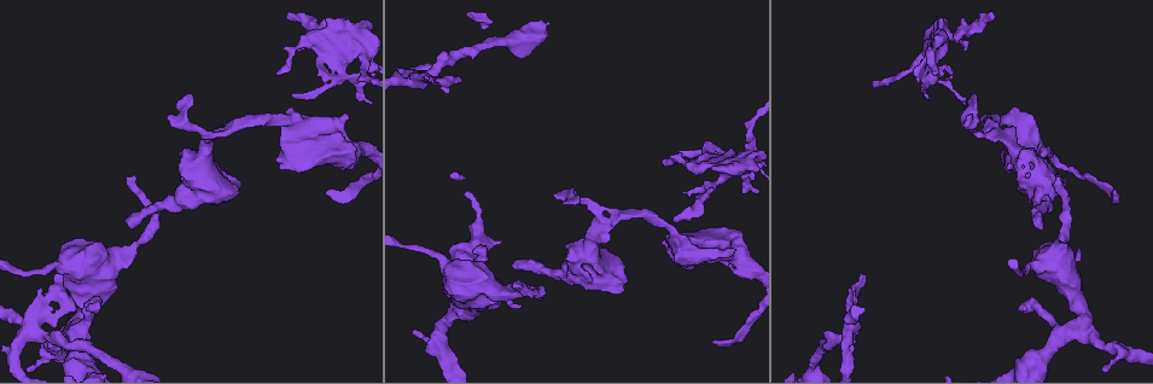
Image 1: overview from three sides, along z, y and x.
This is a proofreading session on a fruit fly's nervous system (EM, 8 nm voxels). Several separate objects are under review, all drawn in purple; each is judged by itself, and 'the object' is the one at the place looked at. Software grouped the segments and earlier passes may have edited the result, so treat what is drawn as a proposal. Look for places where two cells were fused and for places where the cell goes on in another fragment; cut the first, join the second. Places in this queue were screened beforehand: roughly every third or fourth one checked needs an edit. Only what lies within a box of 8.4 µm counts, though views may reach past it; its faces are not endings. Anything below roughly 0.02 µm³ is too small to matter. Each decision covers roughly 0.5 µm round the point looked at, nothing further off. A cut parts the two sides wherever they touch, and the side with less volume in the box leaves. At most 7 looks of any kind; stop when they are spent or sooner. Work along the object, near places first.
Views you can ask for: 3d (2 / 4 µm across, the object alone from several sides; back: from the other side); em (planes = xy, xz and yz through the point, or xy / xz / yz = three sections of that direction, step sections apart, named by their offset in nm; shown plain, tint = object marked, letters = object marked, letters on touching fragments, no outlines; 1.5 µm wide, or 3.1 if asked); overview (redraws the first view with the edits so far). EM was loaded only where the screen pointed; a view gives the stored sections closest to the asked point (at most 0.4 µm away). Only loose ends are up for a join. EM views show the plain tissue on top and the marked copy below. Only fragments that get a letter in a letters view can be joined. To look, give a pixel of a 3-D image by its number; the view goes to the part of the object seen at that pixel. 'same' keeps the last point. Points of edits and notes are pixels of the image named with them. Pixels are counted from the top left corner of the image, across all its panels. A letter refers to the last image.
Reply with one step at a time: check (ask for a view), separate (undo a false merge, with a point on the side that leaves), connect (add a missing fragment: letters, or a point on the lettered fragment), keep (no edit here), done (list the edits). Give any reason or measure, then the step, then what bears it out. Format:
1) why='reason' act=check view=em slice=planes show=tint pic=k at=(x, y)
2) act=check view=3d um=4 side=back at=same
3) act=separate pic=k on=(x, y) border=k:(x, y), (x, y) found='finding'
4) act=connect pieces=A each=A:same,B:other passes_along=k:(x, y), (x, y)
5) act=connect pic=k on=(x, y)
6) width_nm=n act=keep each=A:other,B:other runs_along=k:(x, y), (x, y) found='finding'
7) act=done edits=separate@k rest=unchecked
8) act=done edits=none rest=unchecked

why='thin end' act=check view=em slice=planes show=letters pic=1 at=(325, 193)

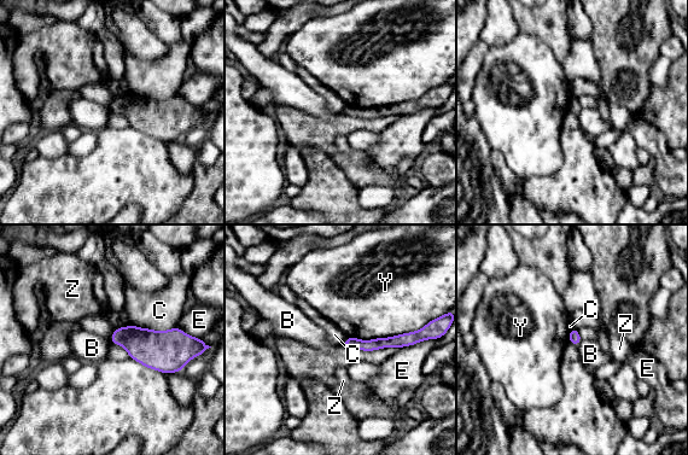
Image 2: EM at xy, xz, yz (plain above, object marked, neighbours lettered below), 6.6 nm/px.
act=keep each=B:other,C:other,E:other,Y:other,Z:other runs_along=2:(413, 336), (375, 344), (347, 343) found='no lettered fragment goes on from it'

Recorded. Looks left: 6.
why='stops while still wide' act=check view=3d um=2 pic=1 at=(280, 163)

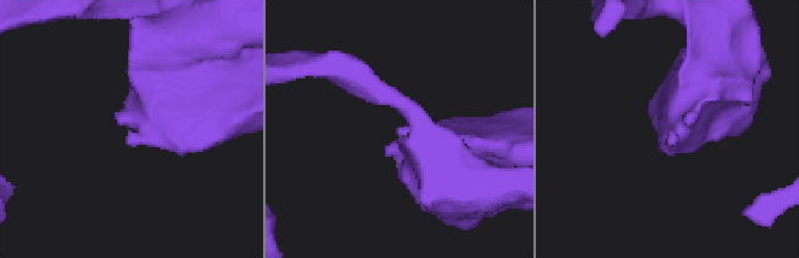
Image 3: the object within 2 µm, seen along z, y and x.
why='need the tissue' act=check view=em slice=xy step=4 show=letters pic=3 at=(126, 137)

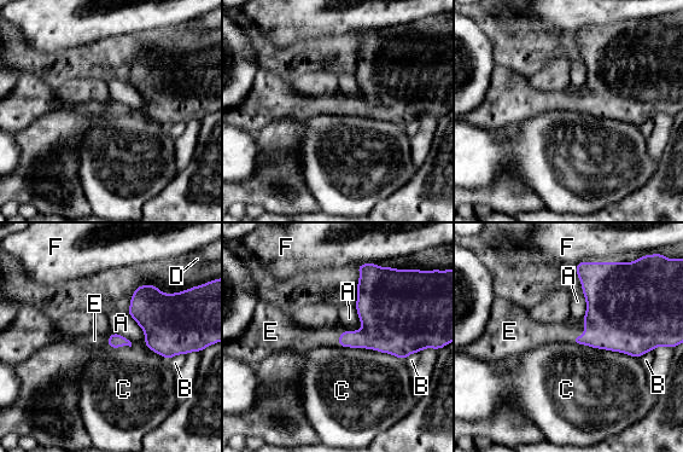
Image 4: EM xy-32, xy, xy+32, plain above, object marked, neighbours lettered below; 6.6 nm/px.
why='another direction' act=check view=em slice=planes show=letters at=same

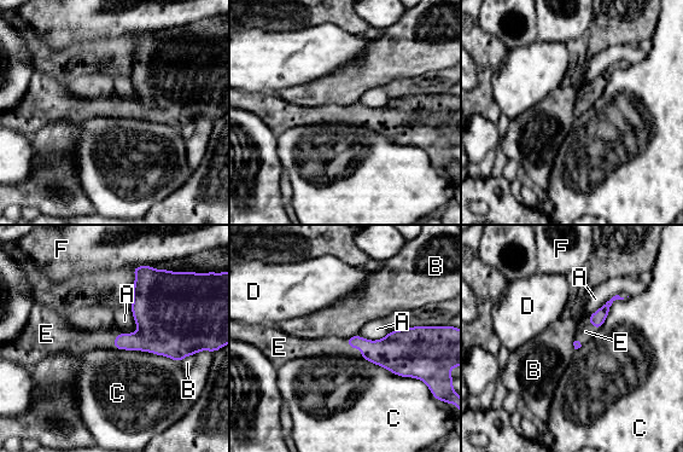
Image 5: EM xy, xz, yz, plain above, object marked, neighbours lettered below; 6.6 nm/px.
act=connect pieces=E each=A:other,B:other,C:other,D:other,E:same,F:other passes_along=5:(390, 352), (354, 347), (316, 347) found='the cell continues'

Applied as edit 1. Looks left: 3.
why='branch stops here' act=check view=em slice=planes show=letters pic=1 at=(994, 20)

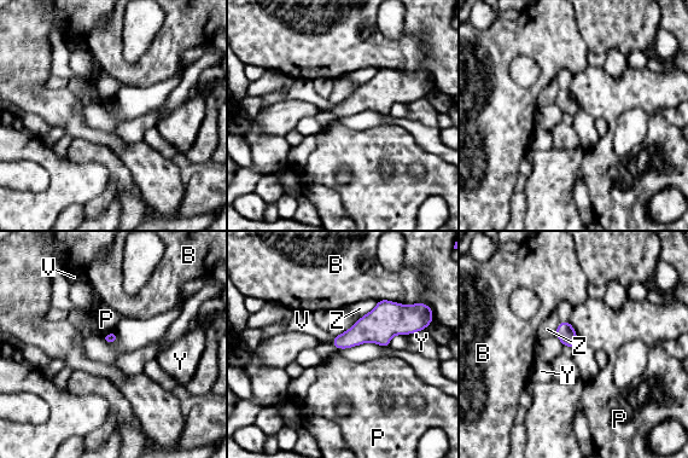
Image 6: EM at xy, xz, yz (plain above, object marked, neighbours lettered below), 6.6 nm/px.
longest_contact=B:240nm act=keep each=B:other,P:other,V:other,Y:other,Z:other border=6:(334, 336), (331, 341) found='none of them fits'

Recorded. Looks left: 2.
act=done edits=connect@5 rest=unchecked

